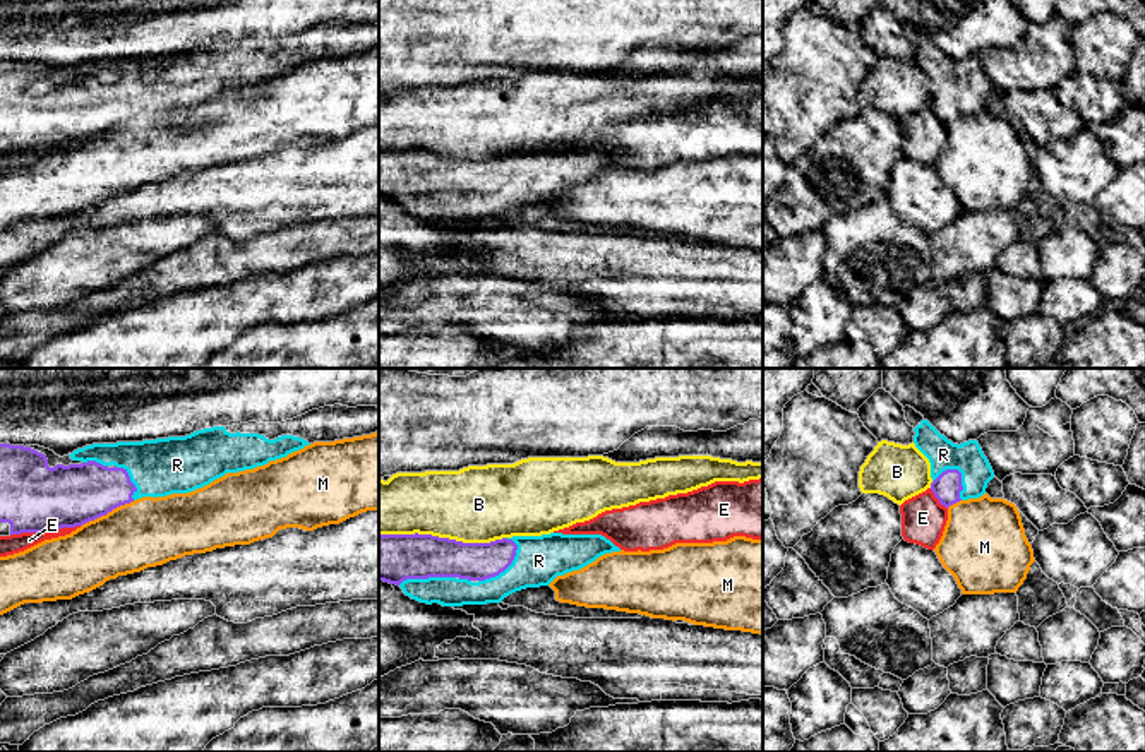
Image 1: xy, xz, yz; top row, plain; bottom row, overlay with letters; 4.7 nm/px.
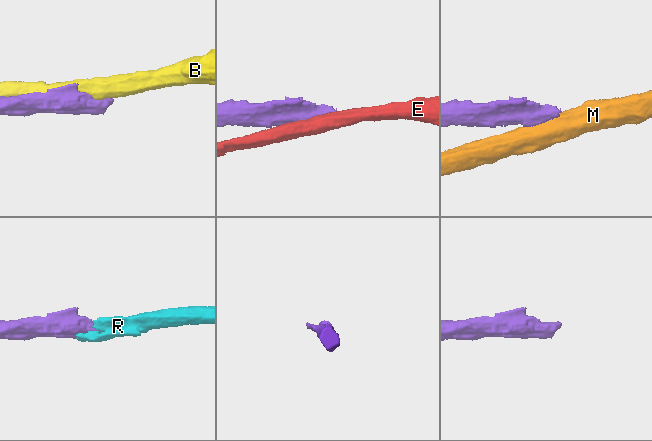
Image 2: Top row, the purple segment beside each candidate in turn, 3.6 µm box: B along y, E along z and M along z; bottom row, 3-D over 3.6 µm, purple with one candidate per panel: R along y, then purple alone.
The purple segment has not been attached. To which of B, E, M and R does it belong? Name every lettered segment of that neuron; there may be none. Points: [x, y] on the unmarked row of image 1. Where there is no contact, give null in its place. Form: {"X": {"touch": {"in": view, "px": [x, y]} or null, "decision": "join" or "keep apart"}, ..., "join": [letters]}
{"B": {"touch": {"in": "xz", "px": [443, 155]}, "decision": "keep apart"}, "E": {"touch": {"in": "xy", "px": [45, 148]}, "decision": "keep apart"}, "M": {"touch": {"in": "xy", "px": [107, 129]}, "decision": "keep apart"}, "R": {"touch": {"in": "xz", "px": [506, 184]}, "decision": "join"}, "join": ["R"]}

